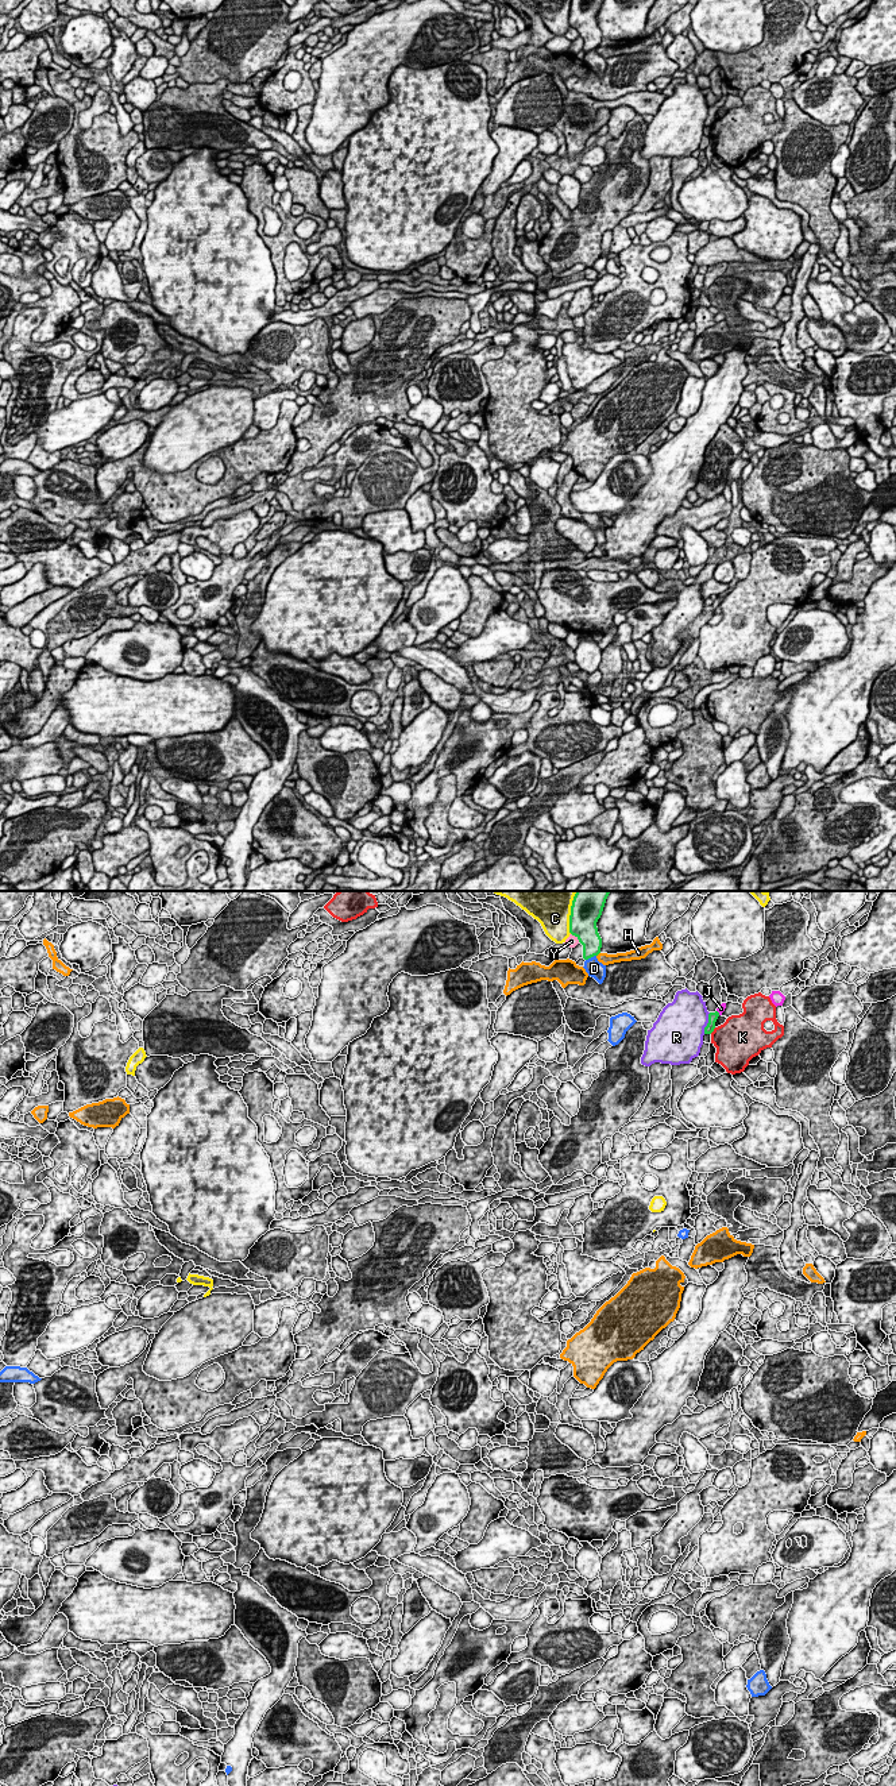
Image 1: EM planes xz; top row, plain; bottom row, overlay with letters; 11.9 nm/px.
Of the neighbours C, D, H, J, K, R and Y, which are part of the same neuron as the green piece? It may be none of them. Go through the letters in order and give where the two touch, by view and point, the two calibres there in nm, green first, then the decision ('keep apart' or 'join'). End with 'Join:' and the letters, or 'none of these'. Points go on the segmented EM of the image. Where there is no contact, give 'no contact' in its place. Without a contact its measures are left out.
C: meets green in xz at (571, 913); 380 nm thick on the green side, 460 nm on the other; keep apart
D: meets green in xz at (590, 957); 240 nm thick on the green side, 200 nm on the other; keep apart
H: meets green in xz at (598, 953); 240 nm thick on the green side, 140 nm on the other; keep apart
J: meets green in xz at (718, 1013); 120 nm thick on the green side, 90 nm on the other; join
K: meets green in xz at (713, 1030); 120 nm thick on the green side, 420 nm on the other; keep apart
R: meets green in xz at (707, 1023); 120 nm thick on the green side, 480 nm on the other; keep apart
Y: meets green in xz at (575, 936); 340 nm thick on the green side, 140 nm on the other; keep apart
Join: J

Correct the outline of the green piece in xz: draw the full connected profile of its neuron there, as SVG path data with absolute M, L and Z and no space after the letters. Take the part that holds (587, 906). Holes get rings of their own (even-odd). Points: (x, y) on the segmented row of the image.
M576 891L569 915L569 933L583 945L583 958L600 953L602 938L596 922L611 891Z

